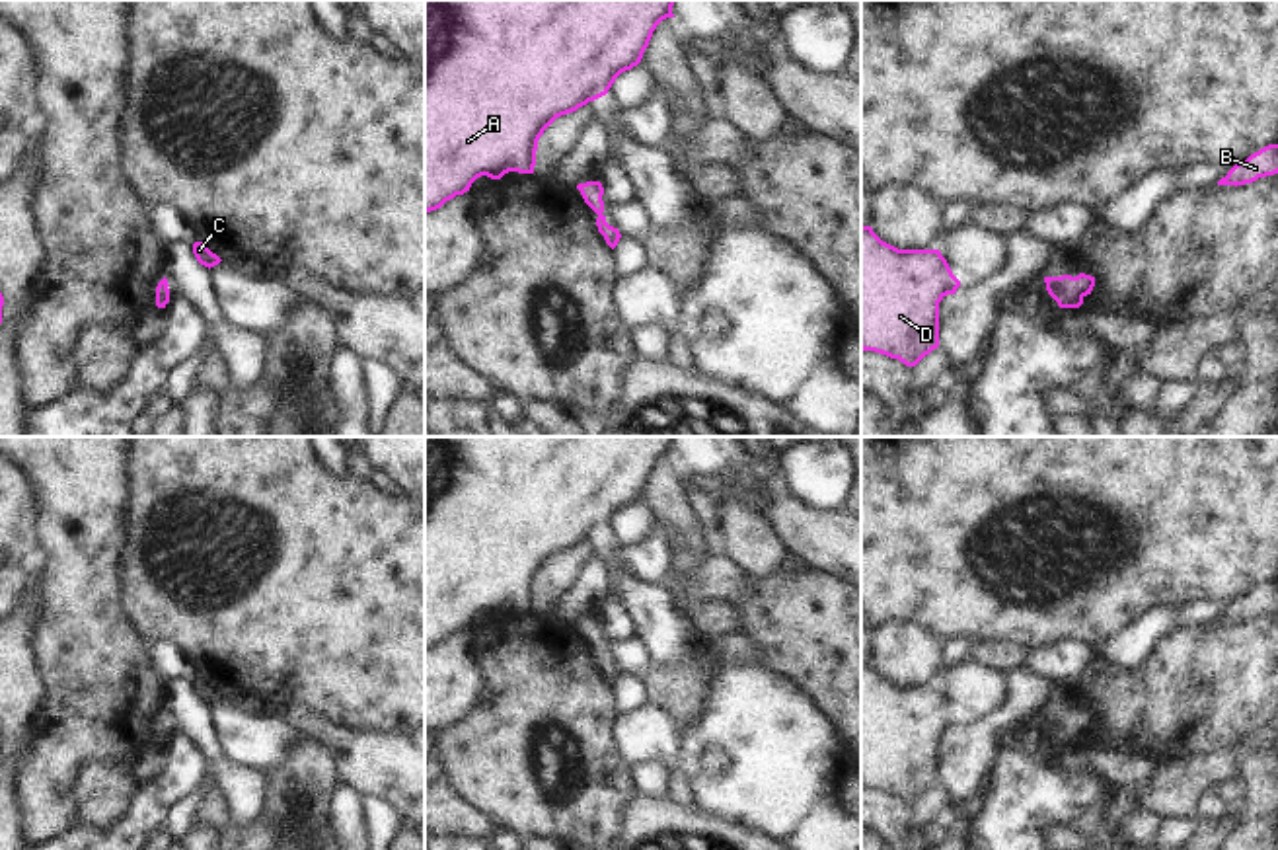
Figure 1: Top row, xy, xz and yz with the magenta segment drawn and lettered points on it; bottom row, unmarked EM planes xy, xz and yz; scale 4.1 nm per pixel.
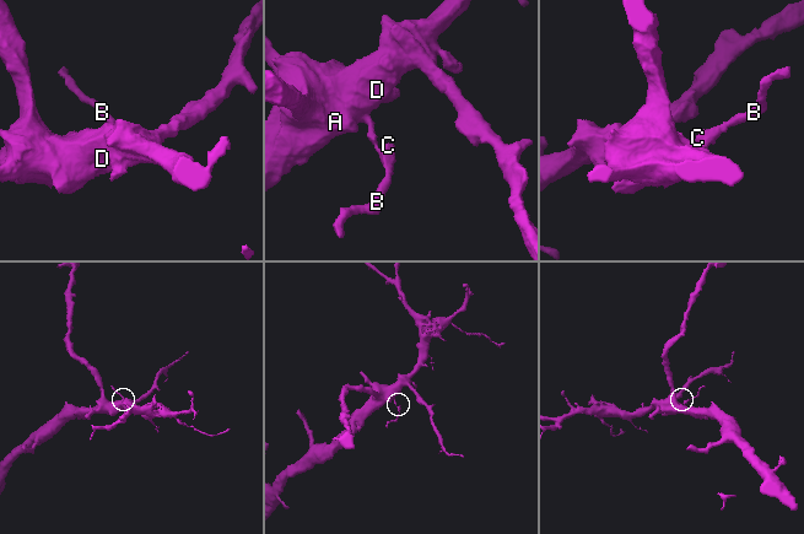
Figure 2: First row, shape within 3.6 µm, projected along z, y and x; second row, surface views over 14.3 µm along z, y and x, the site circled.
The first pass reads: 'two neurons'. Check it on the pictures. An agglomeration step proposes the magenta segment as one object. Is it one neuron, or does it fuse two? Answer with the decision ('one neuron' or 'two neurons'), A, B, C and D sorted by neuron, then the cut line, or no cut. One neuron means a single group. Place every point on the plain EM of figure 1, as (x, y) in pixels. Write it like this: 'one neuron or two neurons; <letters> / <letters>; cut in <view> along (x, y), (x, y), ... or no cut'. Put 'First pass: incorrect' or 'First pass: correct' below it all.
one neuron; A B C D; no cut
First pass: incorrect

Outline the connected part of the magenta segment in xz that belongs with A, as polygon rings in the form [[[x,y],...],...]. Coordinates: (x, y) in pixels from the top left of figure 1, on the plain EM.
[[[425,437],[425,651],[470,628],[481,612],[501,616],[508,608],[534,610],[544,567],[557,554],[606,532],[621,509],[637,503],[657,462],[674,454],[672,443],[674,437]]]

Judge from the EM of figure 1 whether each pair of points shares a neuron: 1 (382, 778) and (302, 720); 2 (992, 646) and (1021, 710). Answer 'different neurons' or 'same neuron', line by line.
1: same neuron
2: different neurons

